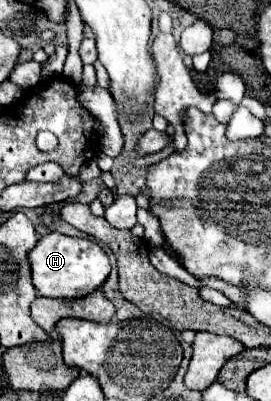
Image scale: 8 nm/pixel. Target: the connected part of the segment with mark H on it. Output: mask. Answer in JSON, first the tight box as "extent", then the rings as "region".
{"extent":[28,233,110,299],"region":[[[60,233],[44,235],[36,247],[28,253],[32,283],[42,297],[62,297],[62,299],[76,299],[94,293],[110,273],[110,261],[104,249],[82,237],[68,237]]]}

